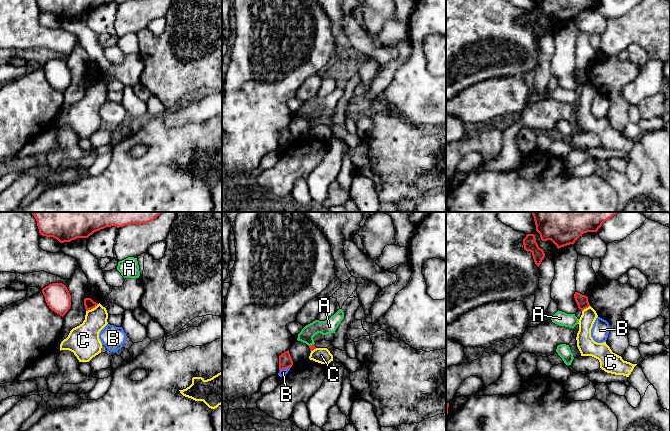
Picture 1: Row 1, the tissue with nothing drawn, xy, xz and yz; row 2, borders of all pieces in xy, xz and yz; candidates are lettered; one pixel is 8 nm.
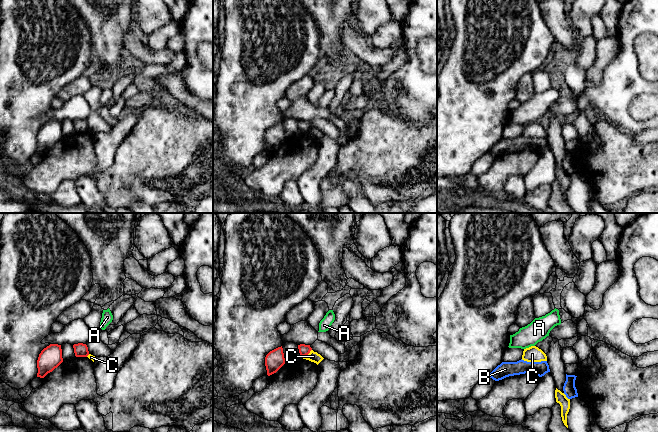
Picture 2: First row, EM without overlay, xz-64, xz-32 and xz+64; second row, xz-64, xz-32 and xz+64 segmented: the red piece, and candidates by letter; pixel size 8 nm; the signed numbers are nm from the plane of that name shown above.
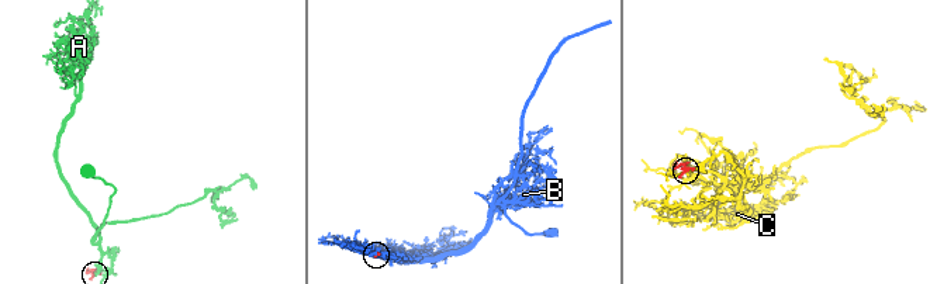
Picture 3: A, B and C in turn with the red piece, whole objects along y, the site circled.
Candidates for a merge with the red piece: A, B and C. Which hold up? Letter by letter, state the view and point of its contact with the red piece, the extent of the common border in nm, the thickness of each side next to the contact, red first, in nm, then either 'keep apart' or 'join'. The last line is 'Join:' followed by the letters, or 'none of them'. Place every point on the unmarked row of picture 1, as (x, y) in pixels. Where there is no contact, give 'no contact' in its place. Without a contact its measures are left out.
A: contact xz (311, 121); length 40 nm; calibres 50 and 120 nm; keep apart
B: contact xz (285, 144); length 100 nm; calibres 110 and 50 nm; keep apart
C: contact xy (92, 84); length 120 nm; calibres 90 and 220 nm; keep apart
Join: none of them

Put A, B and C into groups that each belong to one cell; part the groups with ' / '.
A / B / C

